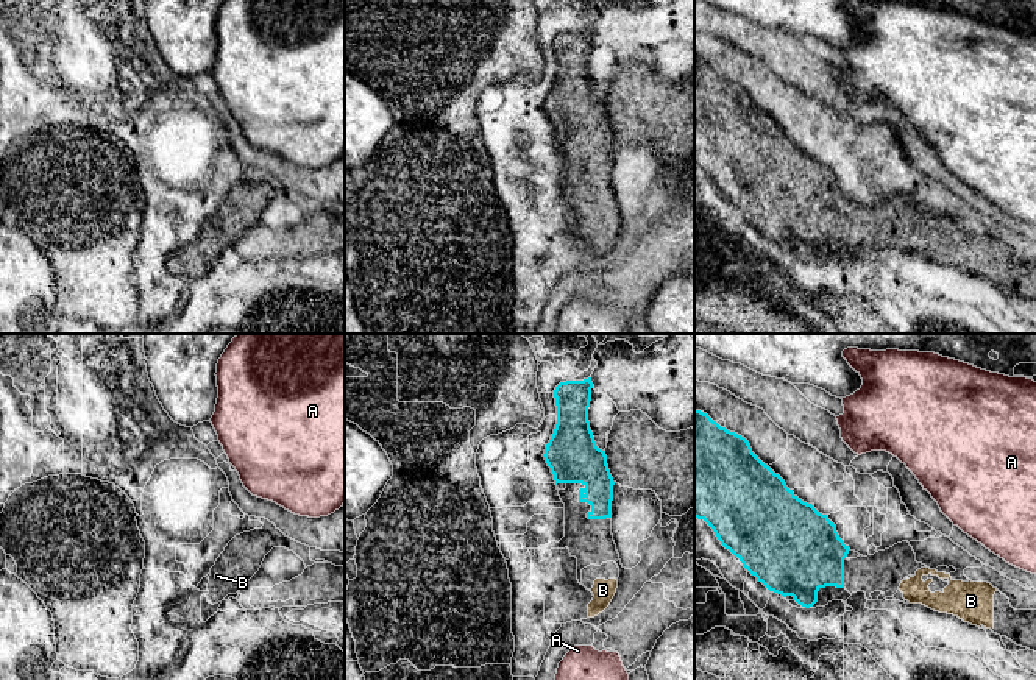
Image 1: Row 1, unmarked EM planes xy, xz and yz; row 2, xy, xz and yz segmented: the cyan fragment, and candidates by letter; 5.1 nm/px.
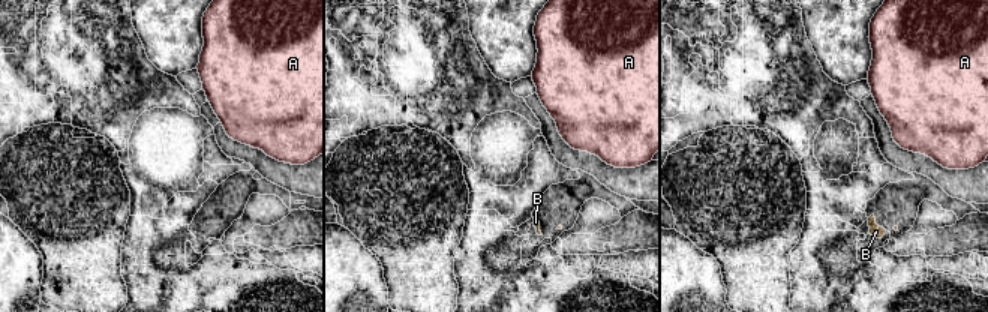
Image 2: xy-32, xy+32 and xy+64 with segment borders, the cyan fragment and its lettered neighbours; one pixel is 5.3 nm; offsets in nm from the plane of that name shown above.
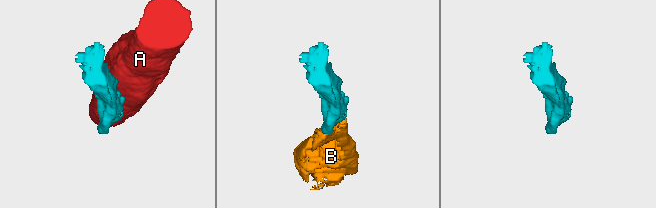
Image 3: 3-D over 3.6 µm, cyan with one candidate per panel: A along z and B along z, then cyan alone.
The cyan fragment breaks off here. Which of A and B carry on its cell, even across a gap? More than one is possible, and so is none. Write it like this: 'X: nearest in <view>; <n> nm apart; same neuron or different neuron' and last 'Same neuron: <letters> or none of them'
A: nearest in yz; 360 nm apart; different neuron
B: nearest in yz; 280 nm apart; same neuron
Same neuron: B

